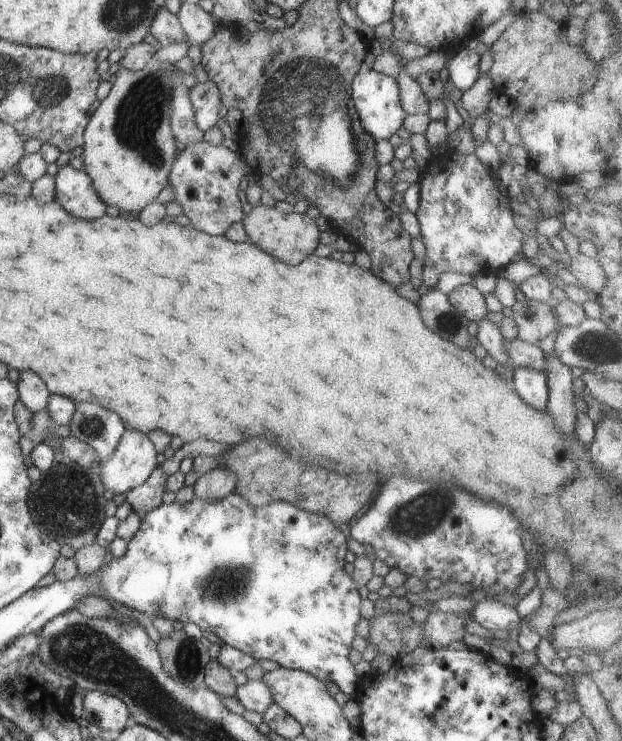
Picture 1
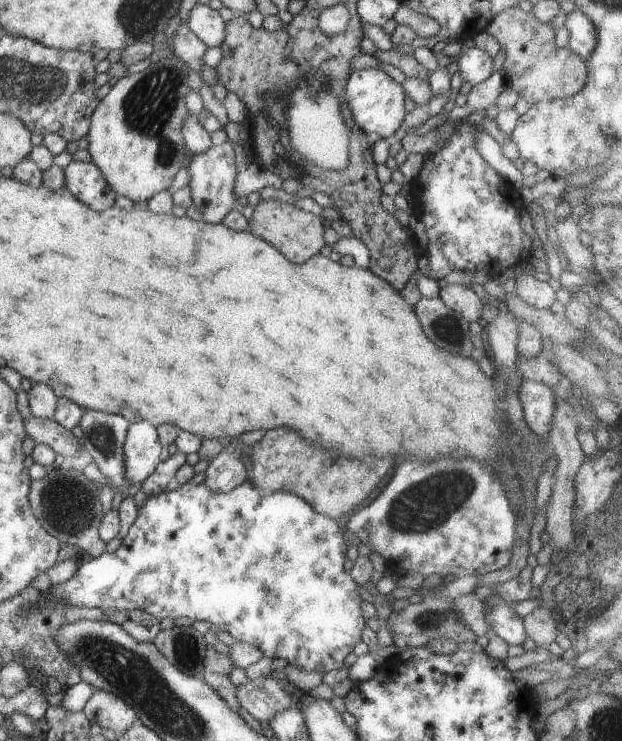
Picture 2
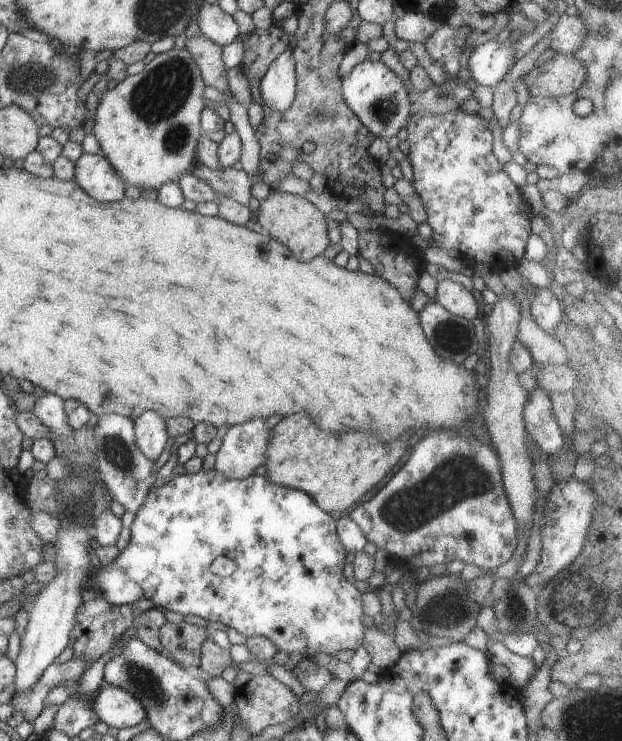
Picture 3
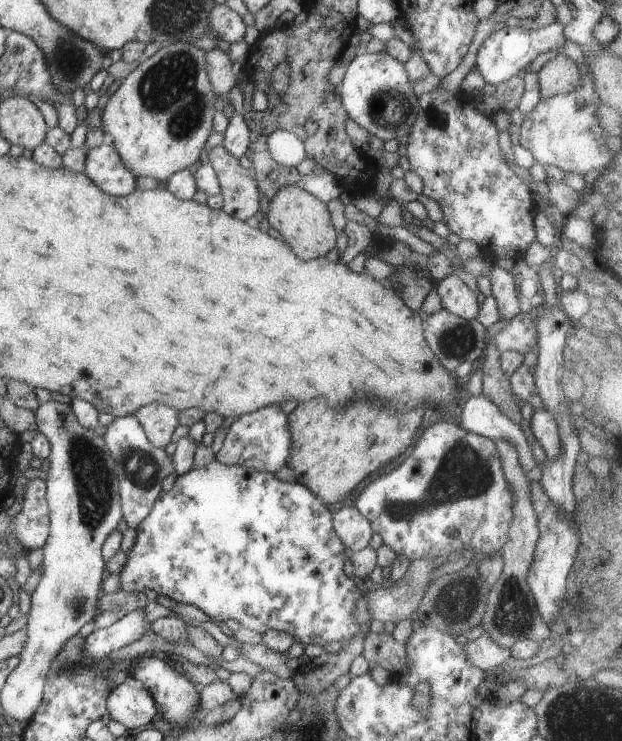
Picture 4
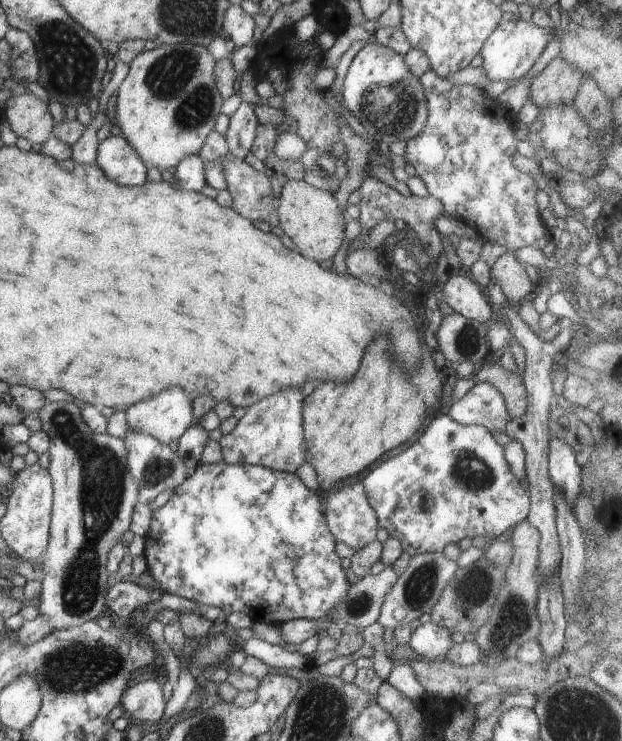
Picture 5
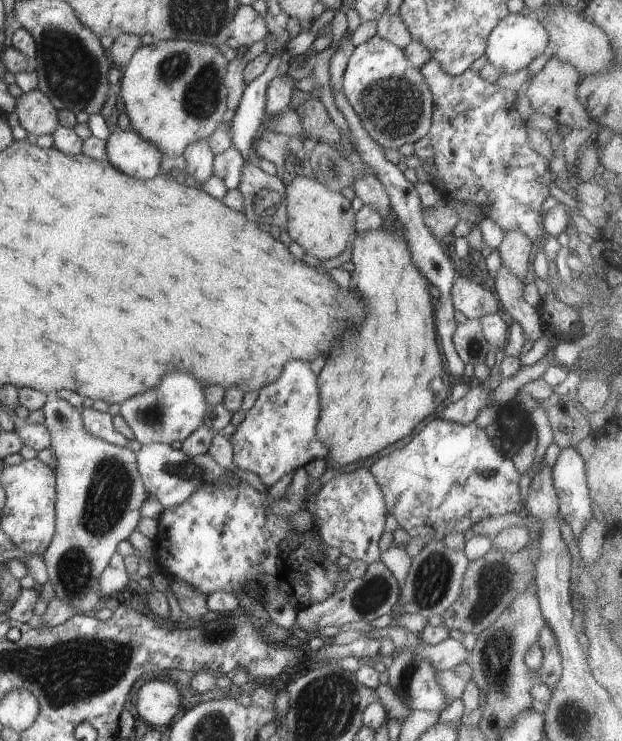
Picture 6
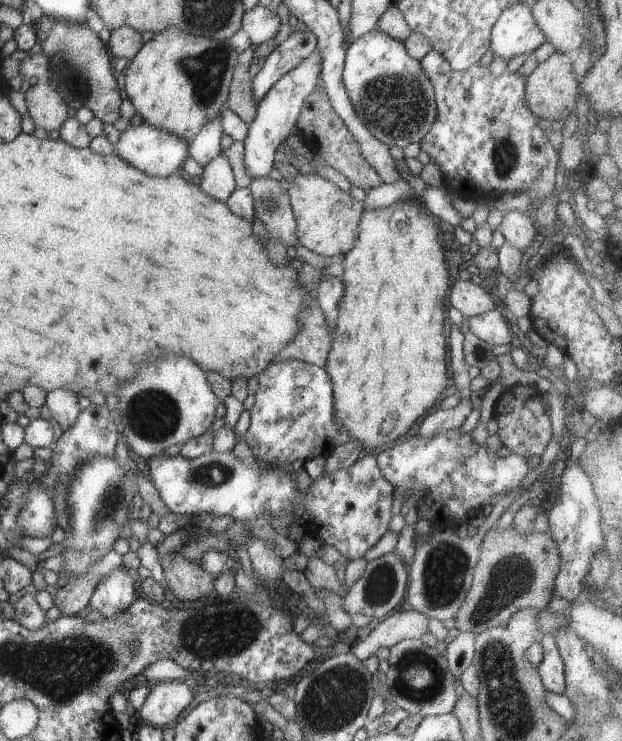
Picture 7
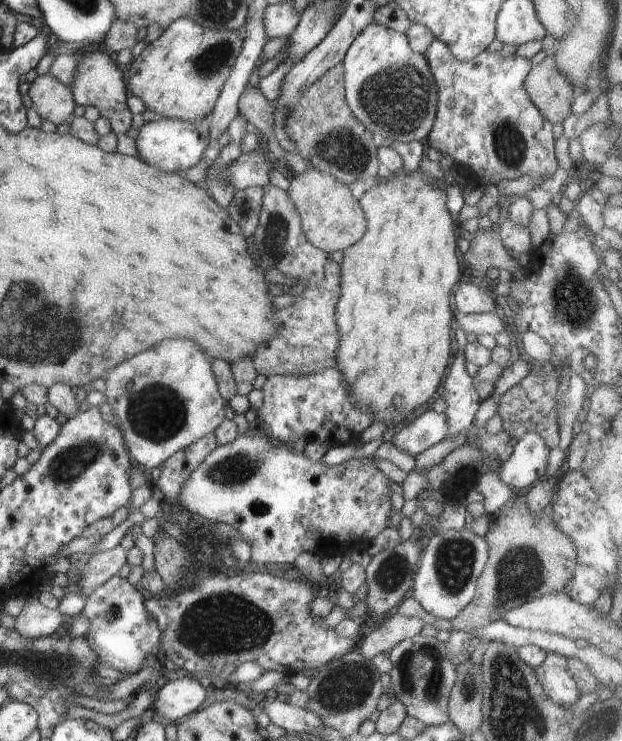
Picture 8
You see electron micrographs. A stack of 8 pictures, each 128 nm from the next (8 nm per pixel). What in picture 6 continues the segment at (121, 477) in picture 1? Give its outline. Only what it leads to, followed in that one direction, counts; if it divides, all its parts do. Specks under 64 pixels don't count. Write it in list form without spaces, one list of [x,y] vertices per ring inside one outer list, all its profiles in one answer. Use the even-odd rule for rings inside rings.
[[[172,372],[160,381],[156,388],[147,390],[144,394],[133,396],[120,405],[122,418],[132,428],[134,438],[142,445],[148,443],[182,442],[201,426],[210,406],[206,402],[203,387],[199,380],[186,372]]]

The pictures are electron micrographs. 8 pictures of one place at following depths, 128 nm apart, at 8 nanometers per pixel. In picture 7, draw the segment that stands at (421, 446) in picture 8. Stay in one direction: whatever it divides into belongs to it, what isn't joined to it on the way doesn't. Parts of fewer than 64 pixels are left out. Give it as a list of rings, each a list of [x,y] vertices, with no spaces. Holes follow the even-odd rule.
[[[477,397],[472,401],[460,401],[456,407],[451,409],[440,409],[434,413],[429,412],[423,418],[418,432],[414,435],[432,438],[445,430],[462,428],[476,403]]]

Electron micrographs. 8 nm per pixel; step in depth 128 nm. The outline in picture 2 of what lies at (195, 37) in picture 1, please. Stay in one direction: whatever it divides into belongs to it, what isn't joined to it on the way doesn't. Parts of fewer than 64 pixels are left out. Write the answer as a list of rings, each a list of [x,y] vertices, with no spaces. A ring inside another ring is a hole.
[[[195,5],[188,16],[190,30],[209,47],[220,46],[225,37],[226,23],[218,11],[208,5]]]

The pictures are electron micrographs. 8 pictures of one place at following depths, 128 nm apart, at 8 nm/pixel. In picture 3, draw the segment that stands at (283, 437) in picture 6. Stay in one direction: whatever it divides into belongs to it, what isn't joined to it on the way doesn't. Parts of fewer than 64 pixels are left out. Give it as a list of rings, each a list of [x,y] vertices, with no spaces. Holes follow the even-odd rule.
[[[263,418],[231,426],[216,453],[213,469],[225,479],[243,479],[265,464],[271,429]]]

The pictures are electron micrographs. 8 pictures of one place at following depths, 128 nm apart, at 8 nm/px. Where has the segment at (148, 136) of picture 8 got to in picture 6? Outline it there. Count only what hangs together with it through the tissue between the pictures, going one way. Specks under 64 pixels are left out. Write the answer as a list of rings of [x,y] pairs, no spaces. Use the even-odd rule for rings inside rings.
[[[116,128],[105,146],[106,160],[129,177],[145,181],[160,174],[164,155],[136,131]]]

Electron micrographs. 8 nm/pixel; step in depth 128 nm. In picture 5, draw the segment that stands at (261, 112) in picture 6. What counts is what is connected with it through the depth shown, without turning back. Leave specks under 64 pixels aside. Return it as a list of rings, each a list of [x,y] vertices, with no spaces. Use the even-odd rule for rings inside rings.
[[[242,101],[238,109],[229,116],[229,125],[224,134],[229,152],[244,159],[252,148],[259,124],[252,104]]]

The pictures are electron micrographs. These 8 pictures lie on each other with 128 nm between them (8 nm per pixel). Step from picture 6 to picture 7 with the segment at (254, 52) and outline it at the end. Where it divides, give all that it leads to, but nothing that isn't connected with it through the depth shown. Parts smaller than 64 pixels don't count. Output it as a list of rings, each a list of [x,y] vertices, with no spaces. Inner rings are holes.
[[[251,45],[239,54],[226,105],[226,108],[237,114],[248,126],[254,121],[258,112],[258,102],[252,96],[253,79],[249,72],[251,63],[254,61],[254,50],[255,47]]]

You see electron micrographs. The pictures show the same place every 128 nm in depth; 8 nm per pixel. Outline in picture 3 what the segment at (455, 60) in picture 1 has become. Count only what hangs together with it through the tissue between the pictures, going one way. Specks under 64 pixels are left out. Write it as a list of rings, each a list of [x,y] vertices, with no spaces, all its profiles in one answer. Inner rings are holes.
[[[517,37],[514,40],[500,43],[492,39],[474,47],[467,65],[473,81],[476,84],[493,88],[504,78],[509,78],[506,74],[512,68],[512,58],[515,52],[513,46],[516,43]]]

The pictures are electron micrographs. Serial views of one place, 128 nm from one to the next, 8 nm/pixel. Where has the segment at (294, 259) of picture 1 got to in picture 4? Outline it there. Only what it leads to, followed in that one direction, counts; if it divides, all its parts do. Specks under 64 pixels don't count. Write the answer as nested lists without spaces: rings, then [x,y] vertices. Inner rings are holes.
[[[298,185],[279,188],[269,202],[266,218],[270,226],[278,231],[296,256],[303,261],[324,257],[336,246],[337,235],[330,221],[328,206]]]

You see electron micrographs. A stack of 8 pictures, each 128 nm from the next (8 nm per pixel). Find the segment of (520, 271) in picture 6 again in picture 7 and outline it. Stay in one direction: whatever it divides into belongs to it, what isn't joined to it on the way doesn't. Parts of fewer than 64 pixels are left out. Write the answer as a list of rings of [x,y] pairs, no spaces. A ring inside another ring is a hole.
[[[518,210],[504,213],[499,230],[505,242],[517,248],[522,254],[530,246],[538,245],[541,237],[532,219]]]

